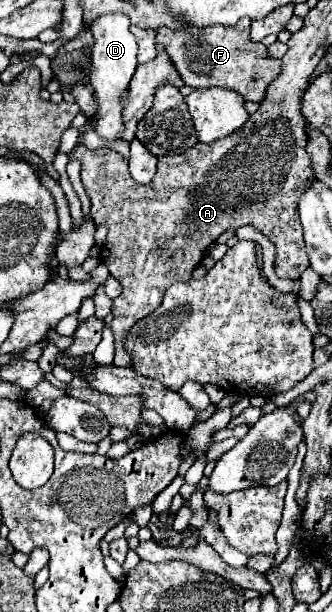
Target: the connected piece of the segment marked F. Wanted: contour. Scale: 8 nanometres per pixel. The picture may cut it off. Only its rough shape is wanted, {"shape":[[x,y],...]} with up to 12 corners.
{"shape":[[250,18],[158,28],[190,88],[262,102],[280,74]]}

